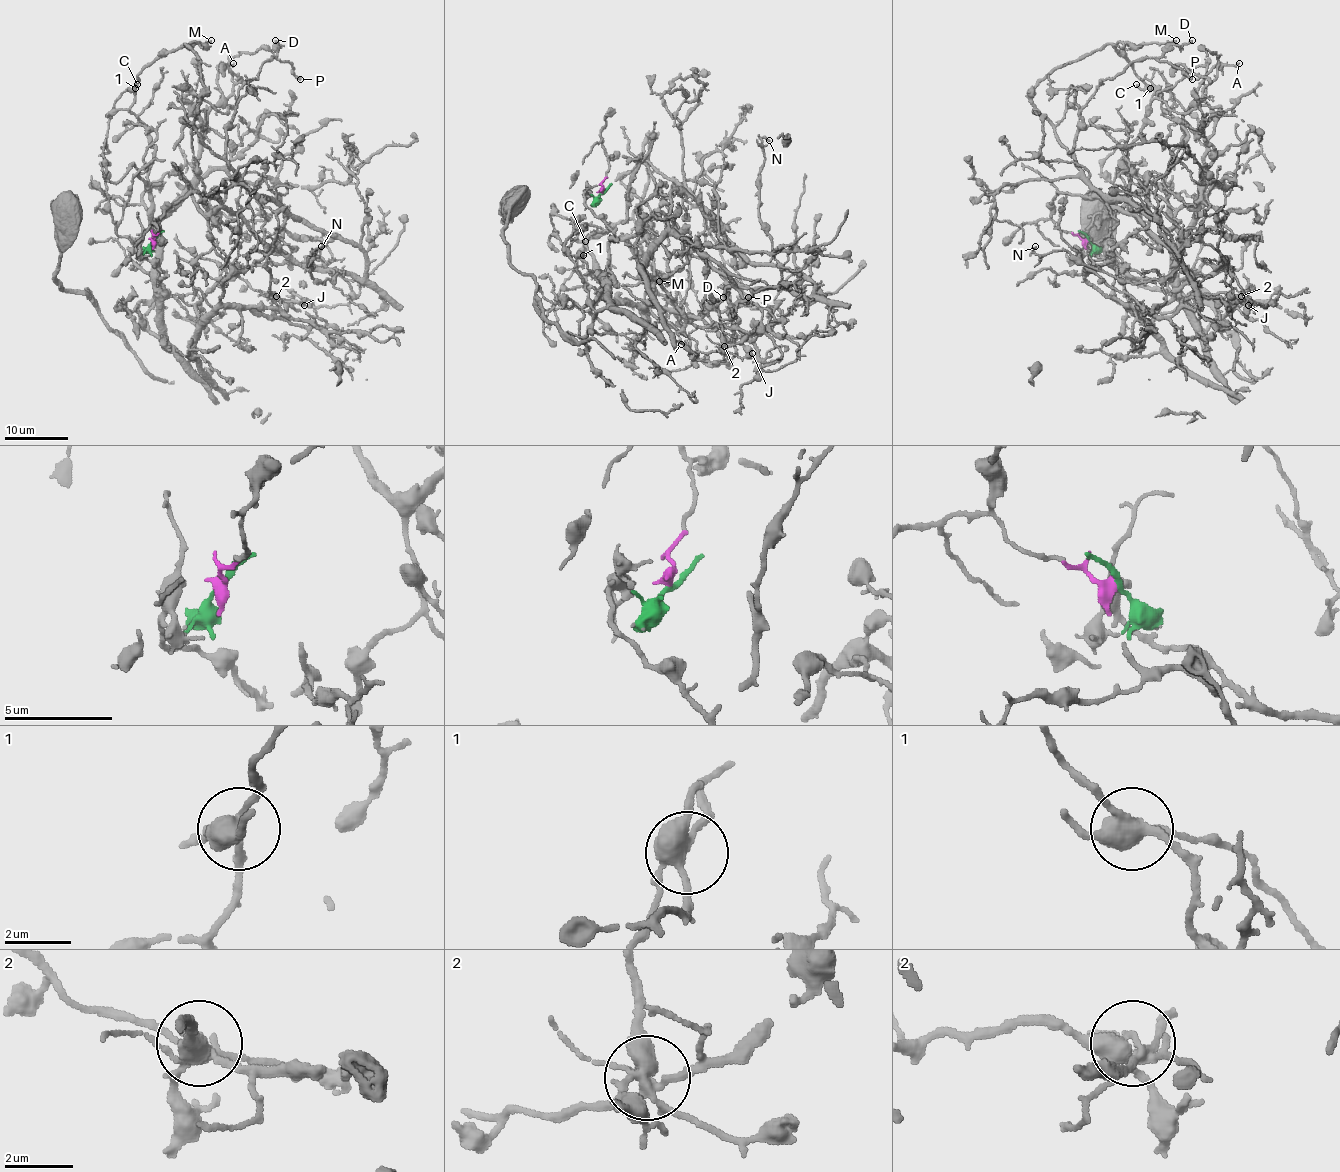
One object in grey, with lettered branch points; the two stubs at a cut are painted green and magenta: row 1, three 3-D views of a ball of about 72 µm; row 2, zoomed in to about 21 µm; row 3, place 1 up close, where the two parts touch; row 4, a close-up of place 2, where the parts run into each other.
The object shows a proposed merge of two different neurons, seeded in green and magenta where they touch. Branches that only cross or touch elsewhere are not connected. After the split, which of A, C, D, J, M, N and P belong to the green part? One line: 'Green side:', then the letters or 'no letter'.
Green side: A, C, J

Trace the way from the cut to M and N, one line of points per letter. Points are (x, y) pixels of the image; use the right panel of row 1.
M: (1088, 240), (1051, 219), (1058, 192), (1130, 211), (1190, 276), (1032, 91), (1110, 43), (1176, 40)
N: (1088, 240), (1051, 219), (1058, 192), (1130, 211), (1182, 265), (1120, 283), (1066, 251), (1037, 254), (1035, 246)

